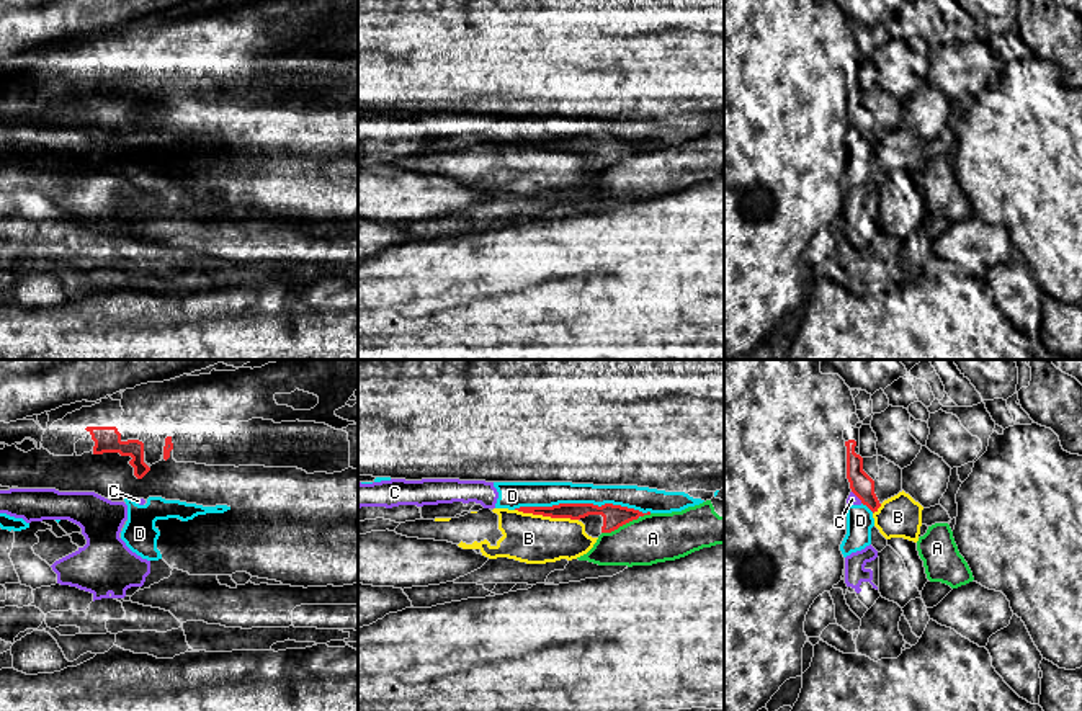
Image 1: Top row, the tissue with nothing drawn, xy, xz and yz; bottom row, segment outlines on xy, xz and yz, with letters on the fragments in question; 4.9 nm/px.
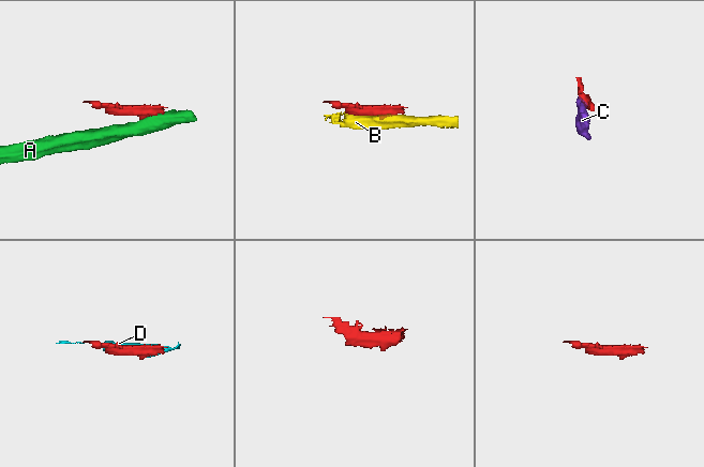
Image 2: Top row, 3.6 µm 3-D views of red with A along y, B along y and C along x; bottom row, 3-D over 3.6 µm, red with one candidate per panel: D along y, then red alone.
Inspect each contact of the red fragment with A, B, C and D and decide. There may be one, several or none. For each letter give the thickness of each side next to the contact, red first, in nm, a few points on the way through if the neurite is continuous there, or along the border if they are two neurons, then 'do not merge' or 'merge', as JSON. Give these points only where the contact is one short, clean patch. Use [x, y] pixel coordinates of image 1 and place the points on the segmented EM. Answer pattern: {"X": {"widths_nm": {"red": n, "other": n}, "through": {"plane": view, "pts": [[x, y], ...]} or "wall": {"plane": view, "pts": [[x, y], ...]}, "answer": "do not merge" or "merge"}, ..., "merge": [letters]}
{"A": {"widths_nm": {"red": 110, "other": 240}, "wall": {"plane": "xz", "pts": [[638, 517], [602, 533]]}, "answer": "do not merge"}, "B": {"widths_nm": {"red": 80, "other": 240}, "answer": "do not merge"}, "C": {"widths_nm": {"red": 110, "other": 50}, "wall": {"plane": "yz", "pts": [[852, 491], [862, 502]]}, "answer": "do not merge"}, "D": {"widths_nm": {"red": 110, "other": 130}, "answer": "do not merge"}, "merge": []}

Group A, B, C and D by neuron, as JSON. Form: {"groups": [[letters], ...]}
{"groups": [["A"], ["B"], ["C", "D"]]}

